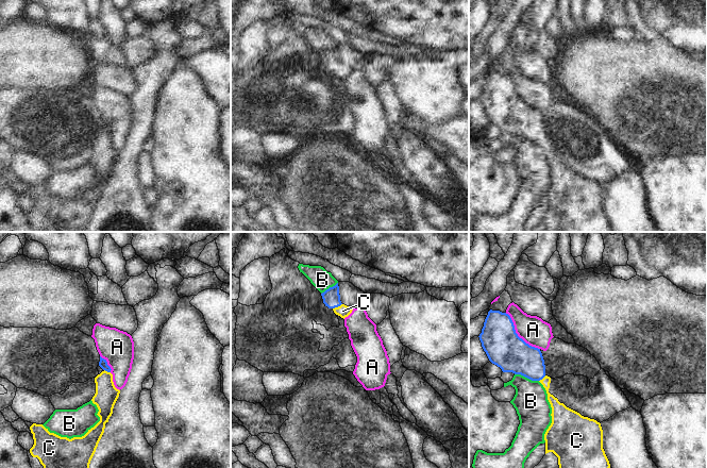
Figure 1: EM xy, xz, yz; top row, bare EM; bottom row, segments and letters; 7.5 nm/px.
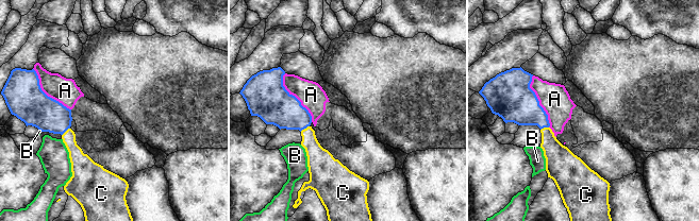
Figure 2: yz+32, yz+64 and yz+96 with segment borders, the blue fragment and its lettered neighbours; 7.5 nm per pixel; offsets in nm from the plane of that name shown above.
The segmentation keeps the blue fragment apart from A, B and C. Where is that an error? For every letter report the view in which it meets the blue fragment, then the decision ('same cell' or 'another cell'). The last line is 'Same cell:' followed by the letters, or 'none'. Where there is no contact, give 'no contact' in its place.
A: contact in yz; another cell
B: contact in yz; another cell
C: contact in xz; same cell
Same cell: C

